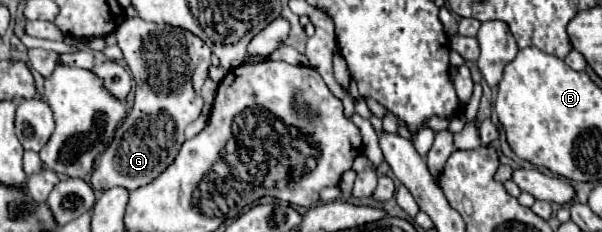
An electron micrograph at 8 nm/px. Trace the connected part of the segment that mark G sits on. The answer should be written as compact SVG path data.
M133 17L117 27L117 45L135 79L135 105L117 129L109 147L97 157L91 173L95 191L125 187L129 191L151 183L177 157L185 127L201 115L201 87L209 77L211 49L187 29L157 25Z

